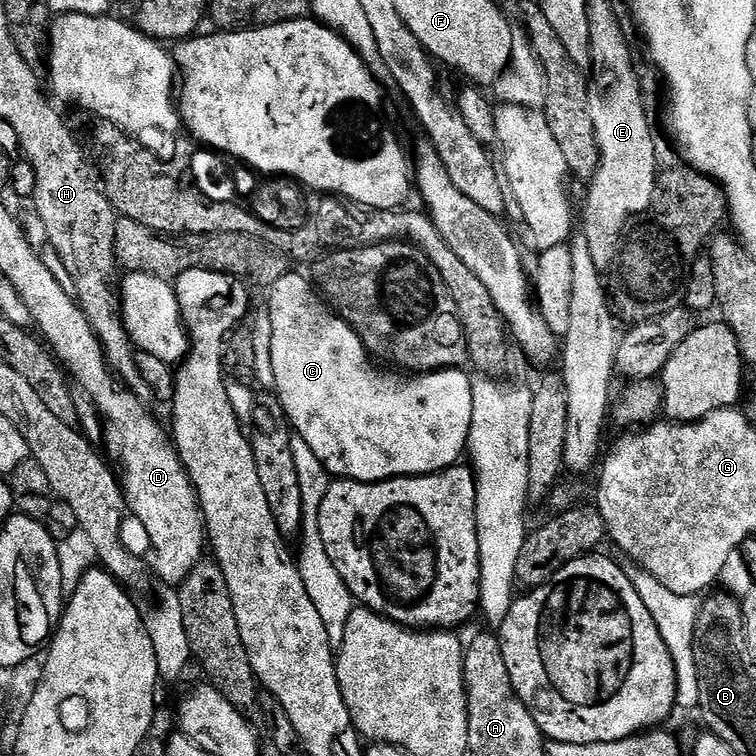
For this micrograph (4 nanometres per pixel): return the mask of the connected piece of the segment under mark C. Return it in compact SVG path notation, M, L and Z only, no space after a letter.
M290 270L267 289L270 358L274 362L276 383L274 395L286 410L293 433L301 436L306 446L318 454L318 462L322 462L333 477L363 484L393 480L396 476L426 476L453 467L468 447L474 414L473 377L460 368L401 374L377 366L356 331L328 307L313 281L304 276Z

